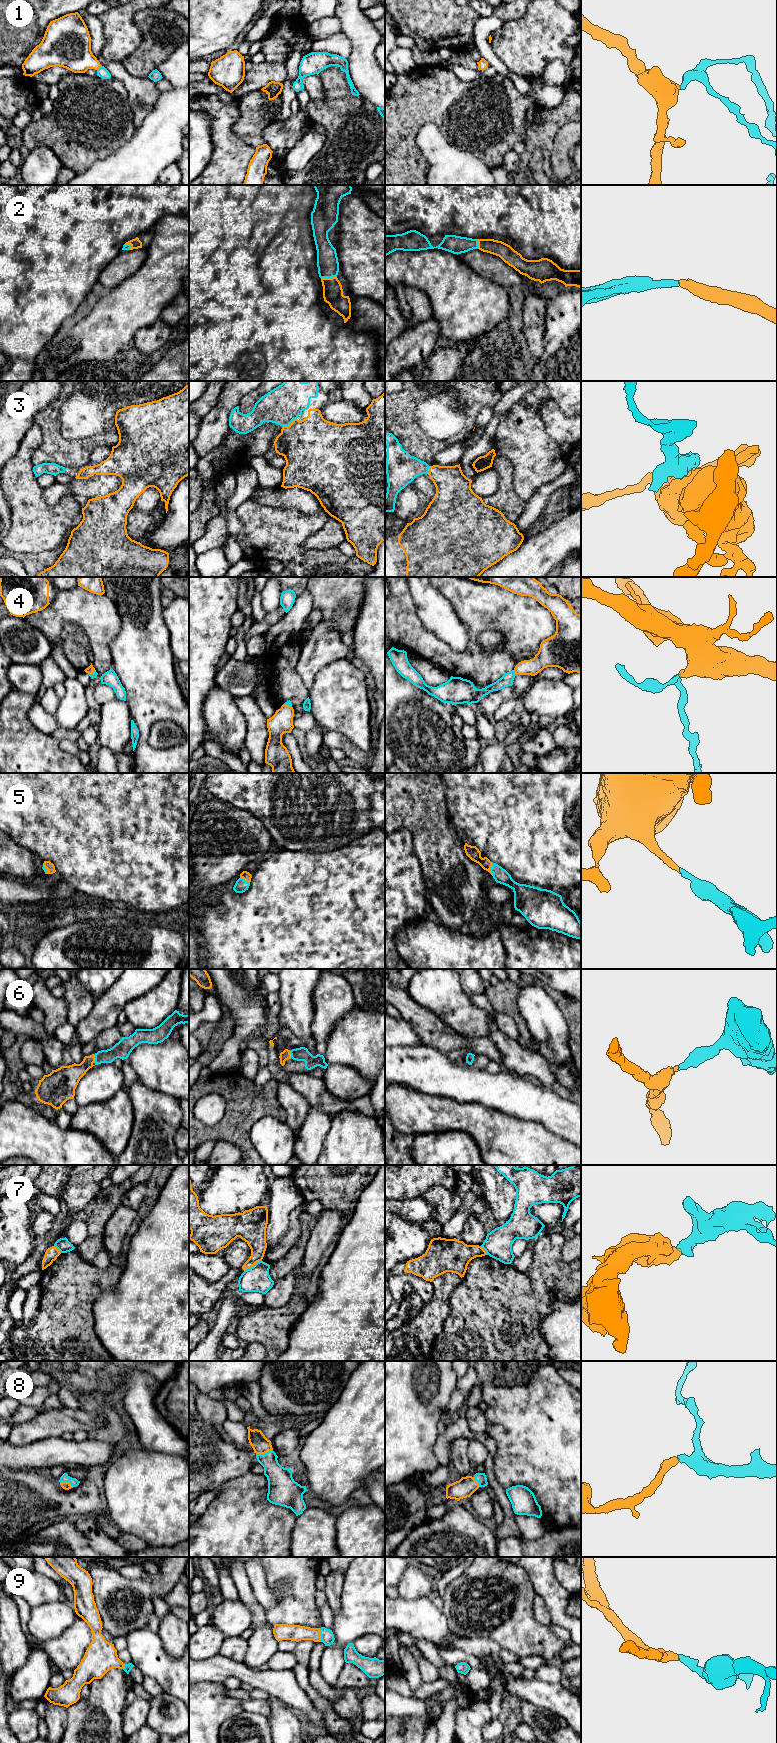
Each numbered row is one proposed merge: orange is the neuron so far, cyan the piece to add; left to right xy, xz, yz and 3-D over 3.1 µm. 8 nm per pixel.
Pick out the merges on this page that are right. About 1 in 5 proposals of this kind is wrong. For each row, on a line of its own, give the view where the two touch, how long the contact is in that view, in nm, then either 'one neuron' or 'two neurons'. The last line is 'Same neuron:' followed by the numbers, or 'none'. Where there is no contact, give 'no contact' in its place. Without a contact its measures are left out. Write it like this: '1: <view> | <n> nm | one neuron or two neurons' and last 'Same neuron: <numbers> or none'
1: xy | 50 nm | one neuron
2: xz | 130 nm | one neuron
3: xz | 130 nm | one neuron
4: yz | 50 nm | one neuron
5: yz | 110 nm | one neuron
6: xy | 70 nm | one neuron
7: xz | 170 nm | two neurons
8: xz | 140 nm | one neuron
9: xz | 110 nm | one neuron
Same neuron: 1, 2, 3, 4, 5, 6, 8, 9

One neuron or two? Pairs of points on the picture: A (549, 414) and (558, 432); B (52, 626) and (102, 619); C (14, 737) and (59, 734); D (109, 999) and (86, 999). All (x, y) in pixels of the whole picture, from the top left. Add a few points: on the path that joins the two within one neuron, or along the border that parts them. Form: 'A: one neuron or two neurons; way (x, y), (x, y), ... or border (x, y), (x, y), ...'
A: one neuron; way (553, 418), (558, 428)
B: one neuron; way (64, 616), (90, 616)
C: two neurons; border (50, 735), (58, 742)
D: two neurons; border (94, 1000), (91, 1011), (81, 1020)

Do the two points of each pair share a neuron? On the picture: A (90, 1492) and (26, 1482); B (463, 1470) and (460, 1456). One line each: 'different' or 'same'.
A: same
B: same

